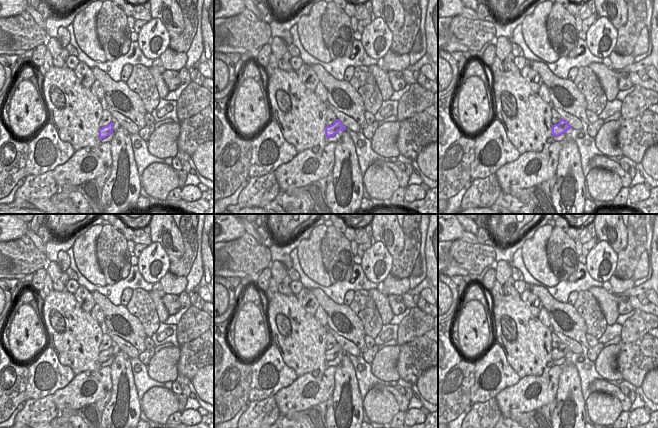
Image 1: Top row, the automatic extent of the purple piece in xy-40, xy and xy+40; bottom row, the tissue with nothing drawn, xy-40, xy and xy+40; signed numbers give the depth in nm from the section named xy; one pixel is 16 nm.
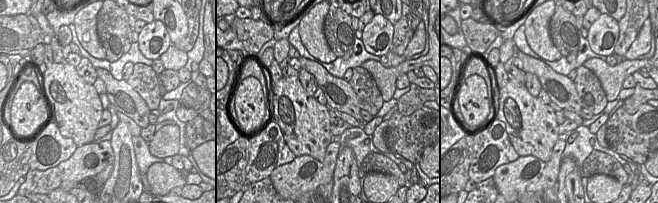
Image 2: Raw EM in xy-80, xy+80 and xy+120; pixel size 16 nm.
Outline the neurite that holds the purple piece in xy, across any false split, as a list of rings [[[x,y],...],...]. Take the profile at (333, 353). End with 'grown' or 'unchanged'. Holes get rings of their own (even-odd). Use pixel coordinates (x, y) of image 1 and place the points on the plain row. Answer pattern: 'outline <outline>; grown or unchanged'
outline [[[337,343],[332,349],[326,350],[325,352],[325,358],[326,361],[329,362],[331,360],[334,360],[339,355],[344,355],[346,352],[343,350],[342,346]]]; unchanged

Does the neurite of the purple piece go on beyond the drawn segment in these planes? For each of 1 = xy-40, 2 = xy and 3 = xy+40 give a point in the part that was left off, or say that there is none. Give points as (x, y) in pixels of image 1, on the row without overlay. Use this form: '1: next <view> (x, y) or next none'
1: next none
2: next none
3: next none

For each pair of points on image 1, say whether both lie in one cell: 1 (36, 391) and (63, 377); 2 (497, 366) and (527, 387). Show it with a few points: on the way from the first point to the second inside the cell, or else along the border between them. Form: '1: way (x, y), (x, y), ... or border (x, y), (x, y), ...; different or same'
1: way (43, 391), (49, 391), (56, 384); same
2: border (520, 379), (498, 392); different

